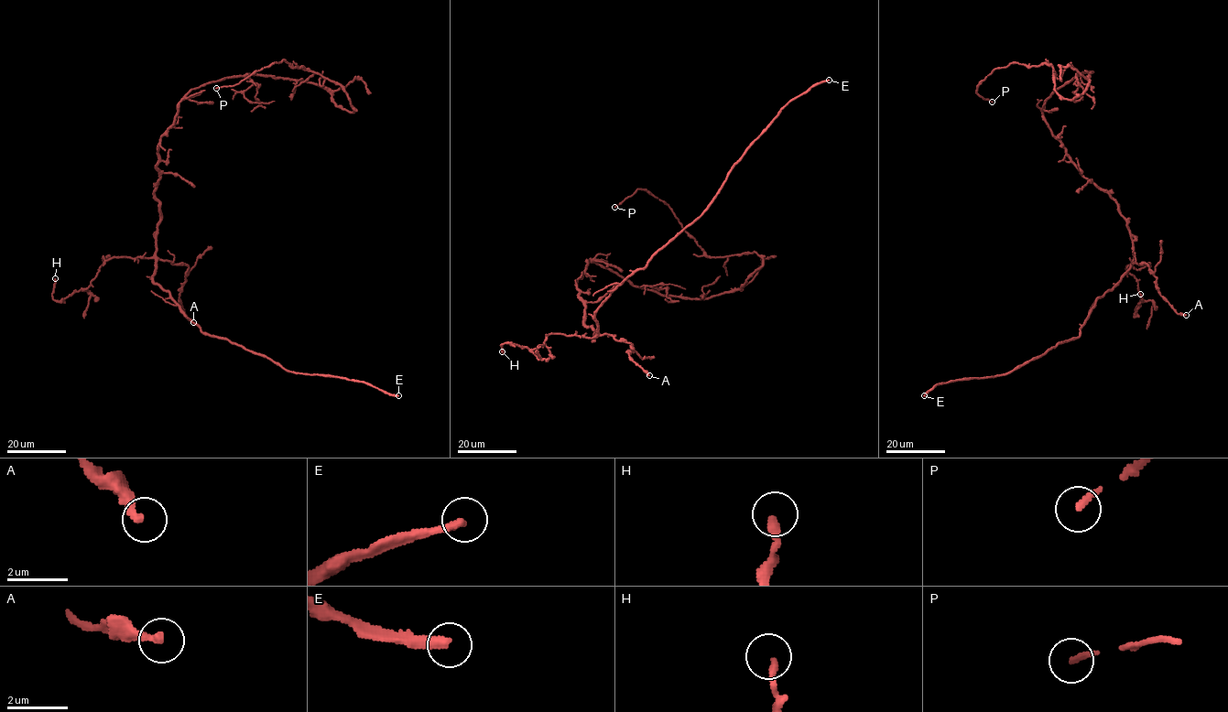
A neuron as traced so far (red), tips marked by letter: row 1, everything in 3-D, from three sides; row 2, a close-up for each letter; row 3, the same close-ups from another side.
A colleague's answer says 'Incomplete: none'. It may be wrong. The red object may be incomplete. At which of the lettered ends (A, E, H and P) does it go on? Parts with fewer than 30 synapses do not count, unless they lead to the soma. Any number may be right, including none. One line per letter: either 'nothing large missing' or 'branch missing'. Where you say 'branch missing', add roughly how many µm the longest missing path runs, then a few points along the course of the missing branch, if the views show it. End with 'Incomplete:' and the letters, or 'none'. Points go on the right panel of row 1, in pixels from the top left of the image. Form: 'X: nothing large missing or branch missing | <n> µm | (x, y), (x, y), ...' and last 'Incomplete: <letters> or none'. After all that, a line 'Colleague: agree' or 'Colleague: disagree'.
A: nothing large missing
E: branch missing | 200 µm
H: nothing large missing
P: nothing large missing
Incomplete: E
Colleague: disagree

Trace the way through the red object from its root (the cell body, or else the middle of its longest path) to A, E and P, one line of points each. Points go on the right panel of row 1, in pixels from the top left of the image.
A: (1078, 168), (1117, 203), (1132, 240), (1134, 263), (1147, 265), (1156, 278), (1159, 295), (1173, 309), (1186, 315)
E: (1078, 168), (1117, 203), (1133, 243), (1130, 268), (1097, 299), (1078, 337), (1004, 374), (941, 382), (924, 395)
P: (1078, 168), (1043, 109), (1092, 71), (1065, 99), (1051, 66), (1010, 63), (977, 86), (992, 102)

